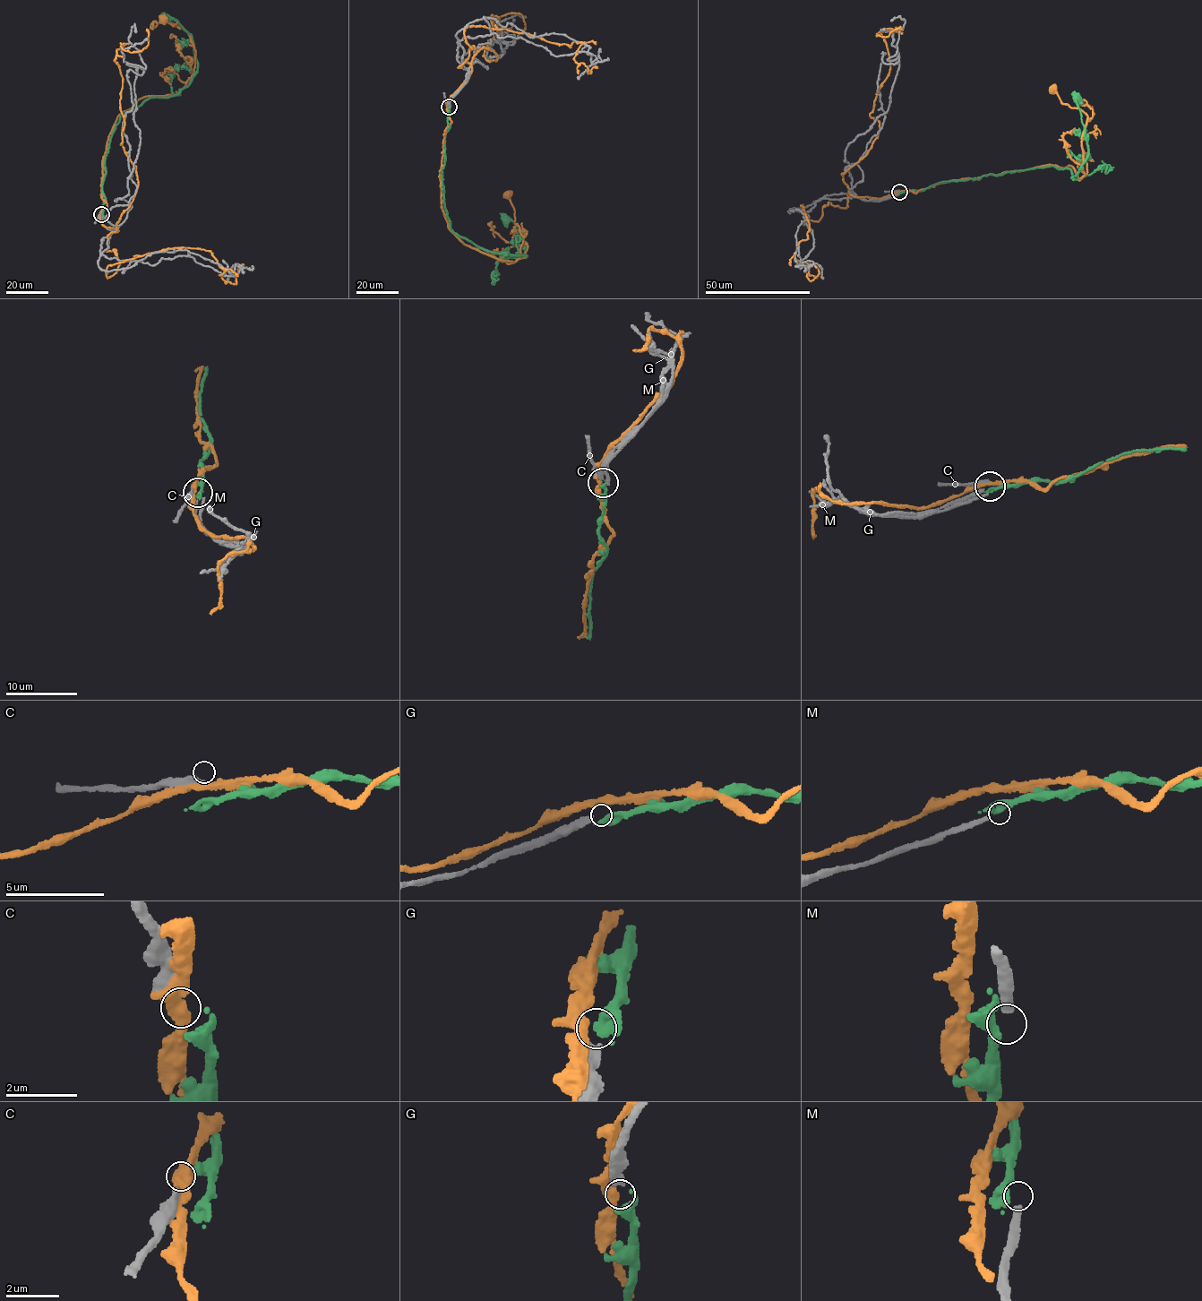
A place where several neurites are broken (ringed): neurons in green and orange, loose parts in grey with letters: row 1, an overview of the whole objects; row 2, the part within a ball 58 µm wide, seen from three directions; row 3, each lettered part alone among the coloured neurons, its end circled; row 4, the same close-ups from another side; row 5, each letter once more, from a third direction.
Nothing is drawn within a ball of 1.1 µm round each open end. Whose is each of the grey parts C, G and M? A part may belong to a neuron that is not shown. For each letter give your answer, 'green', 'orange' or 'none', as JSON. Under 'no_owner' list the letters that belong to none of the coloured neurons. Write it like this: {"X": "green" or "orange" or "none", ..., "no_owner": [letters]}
{"C": "none", "G": "none", "M": "none", "no_owner": ["C", "G", "M"]}

